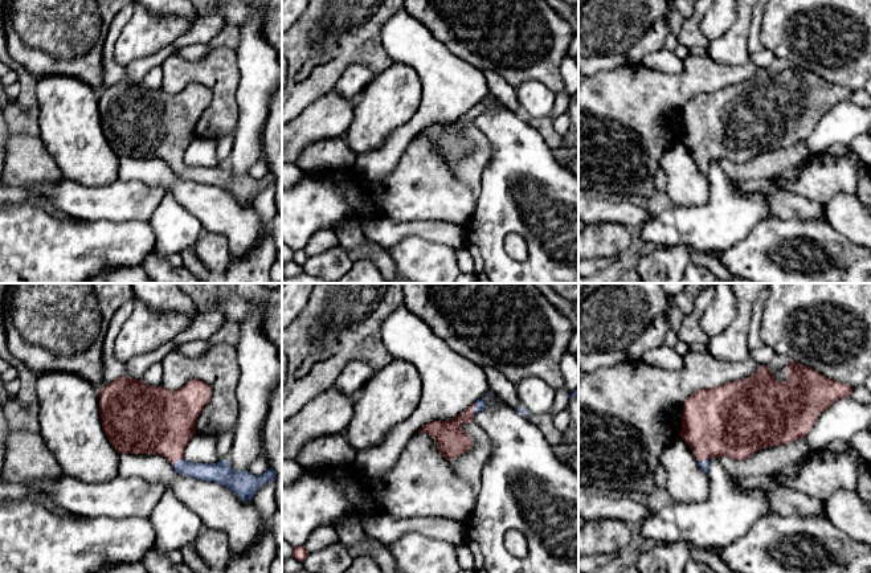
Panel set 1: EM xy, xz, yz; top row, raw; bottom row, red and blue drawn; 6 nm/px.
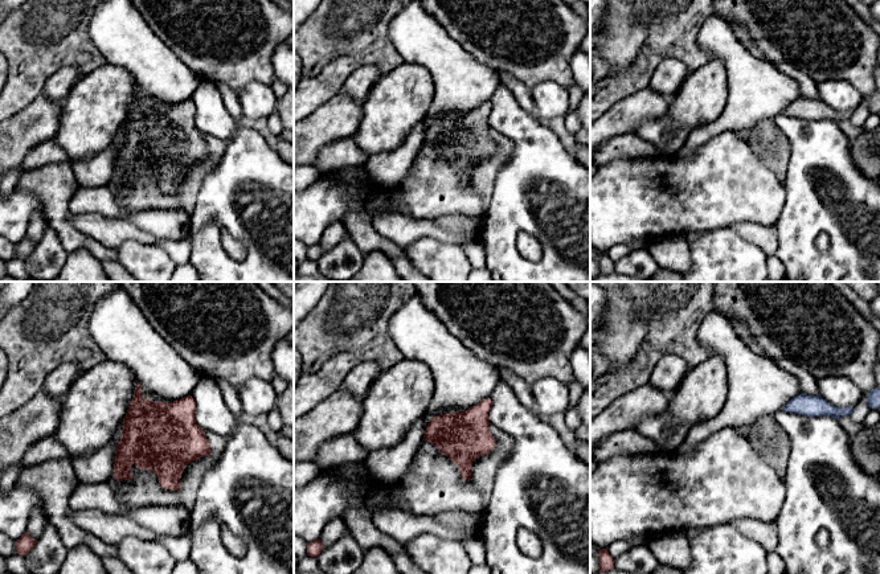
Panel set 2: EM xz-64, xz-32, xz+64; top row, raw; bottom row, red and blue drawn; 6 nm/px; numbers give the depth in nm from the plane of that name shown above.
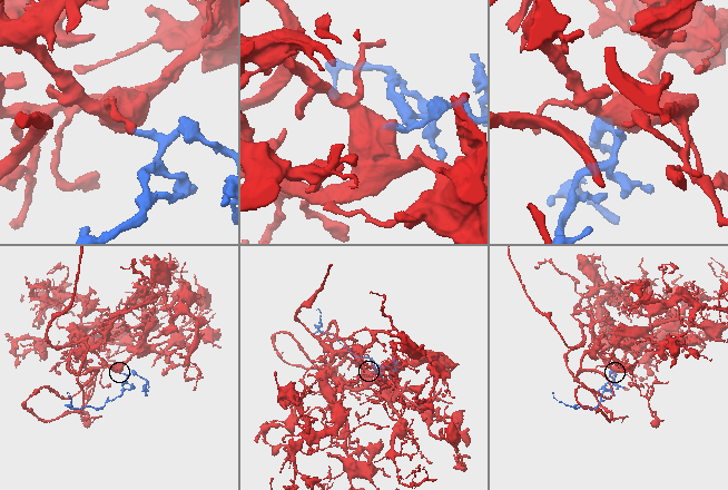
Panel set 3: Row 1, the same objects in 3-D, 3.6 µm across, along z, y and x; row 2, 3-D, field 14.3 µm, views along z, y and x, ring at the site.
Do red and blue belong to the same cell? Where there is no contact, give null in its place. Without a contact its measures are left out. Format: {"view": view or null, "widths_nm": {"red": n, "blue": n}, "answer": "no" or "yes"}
{"view": "xz", "widths_nm": {"red": 180, "blue": 60}, "answer": "yes"}

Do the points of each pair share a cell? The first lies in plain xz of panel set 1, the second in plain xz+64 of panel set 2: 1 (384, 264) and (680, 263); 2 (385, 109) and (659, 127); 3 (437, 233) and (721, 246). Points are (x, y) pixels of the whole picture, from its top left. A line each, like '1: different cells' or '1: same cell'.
1: same cell
2: different cells
3: different cells

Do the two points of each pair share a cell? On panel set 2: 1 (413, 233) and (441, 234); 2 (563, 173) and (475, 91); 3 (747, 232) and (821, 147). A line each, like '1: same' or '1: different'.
1: same
2: different
3: different

